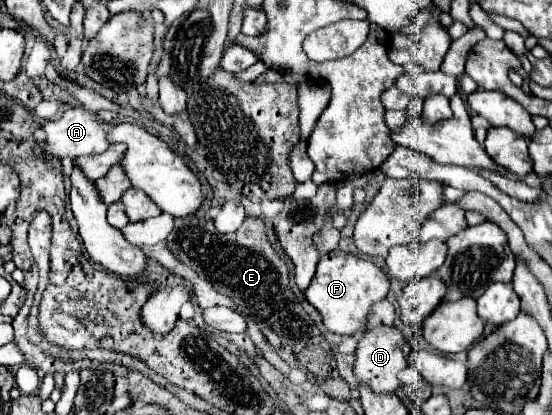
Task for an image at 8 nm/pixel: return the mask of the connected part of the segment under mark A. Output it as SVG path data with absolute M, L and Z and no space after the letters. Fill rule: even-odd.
M69 108L63 112L63 116L59 120L49 120L43 124L43 130L47 132L47 142L45 146L35 146L35 154L41 156L53 156L53 158L79 158L81 154L99 154L99 152L105 152L111 144L107 140L107 132L109 132L109 126L91 110L87 108Z

